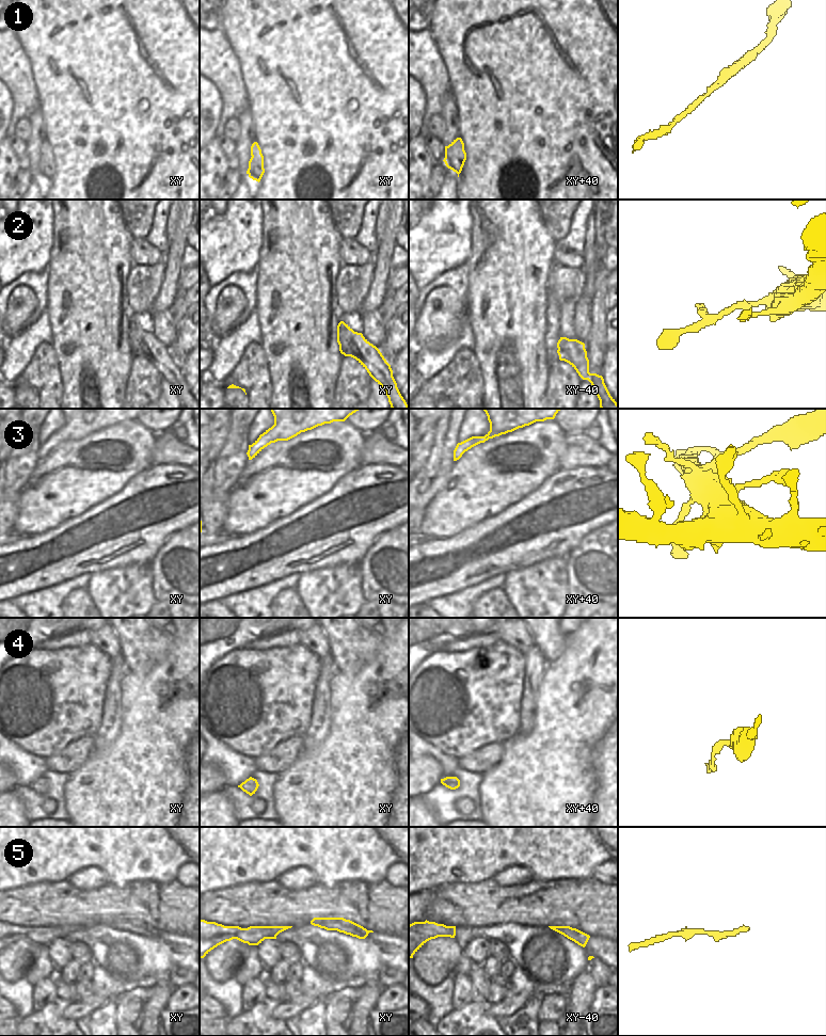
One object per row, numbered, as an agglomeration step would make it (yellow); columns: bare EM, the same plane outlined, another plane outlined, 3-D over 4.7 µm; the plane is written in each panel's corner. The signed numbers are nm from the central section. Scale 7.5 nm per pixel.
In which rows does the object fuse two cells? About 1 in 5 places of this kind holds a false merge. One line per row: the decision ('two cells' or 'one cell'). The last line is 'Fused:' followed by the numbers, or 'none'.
1: one cell
2: two cells
3: one cell
4: one cell
5: one cell
Fused: 2

